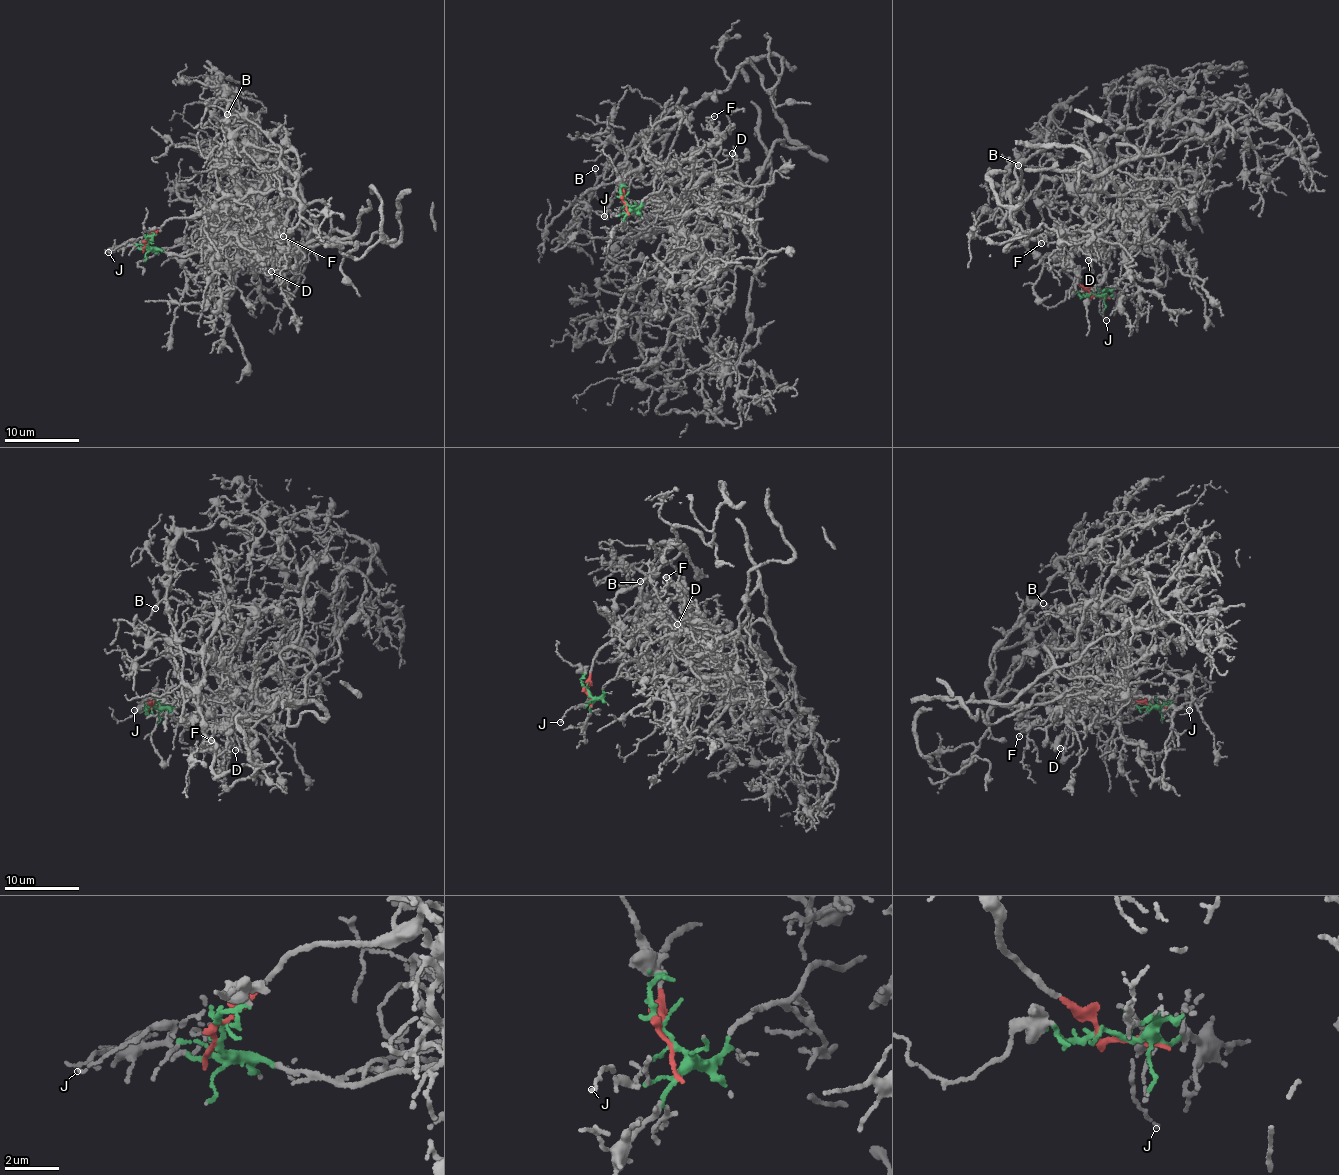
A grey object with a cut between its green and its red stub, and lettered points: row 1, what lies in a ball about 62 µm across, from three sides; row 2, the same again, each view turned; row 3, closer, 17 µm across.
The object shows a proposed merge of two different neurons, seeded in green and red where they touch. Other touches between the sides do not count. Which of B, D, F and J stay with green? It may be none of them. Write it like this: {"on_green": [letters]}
{"on_green": ["D", "F", "J"]}

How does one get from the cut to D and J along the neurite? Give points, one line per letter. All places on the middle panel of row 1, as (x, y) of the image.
D: (625, 202), (636, 208), (666, 183), (672, 184), (686, 175), (712, 174), (731, 165), (733, 154)
J: (625, 202), (630, 209), (620, 215), (607, 211), (603, 217)

